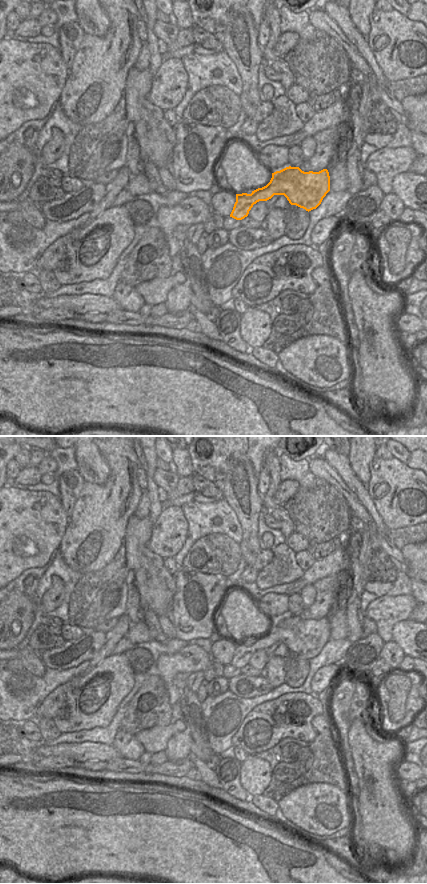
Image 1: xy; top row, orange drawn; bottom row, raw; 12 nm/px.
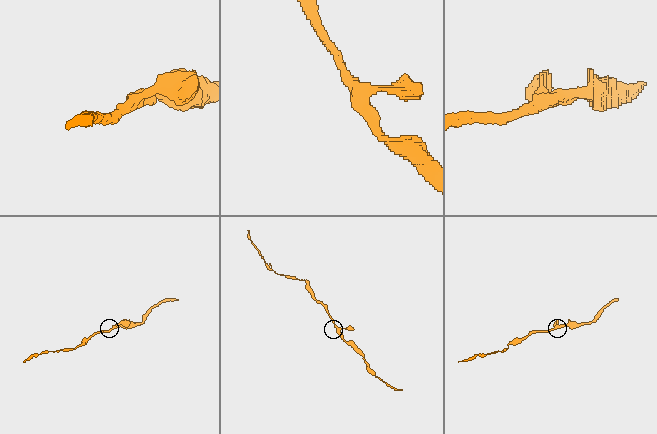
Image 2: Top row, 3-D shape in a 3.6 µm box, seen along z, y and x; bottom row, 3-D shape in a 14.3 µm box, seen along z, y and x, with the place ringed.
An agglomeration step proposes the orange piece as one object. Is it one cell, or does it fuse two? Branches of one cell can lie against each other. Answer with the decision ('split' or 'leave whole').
leave whole

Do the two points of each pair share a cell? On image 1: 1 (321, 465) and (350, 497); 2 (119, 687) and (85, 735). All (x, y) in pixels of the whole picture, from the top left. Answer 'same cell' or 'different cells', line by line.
1: same cell
2: different cells

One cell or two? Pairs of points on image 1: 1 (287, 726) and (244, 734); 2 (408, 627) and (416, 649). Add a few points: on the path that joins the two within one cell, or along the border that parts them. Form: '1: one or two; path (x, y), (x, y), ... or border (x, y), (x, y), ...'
1: one; path (276, 726), (264, 727), (255, 734)
2: one; path (408, 632), (416, 644)

